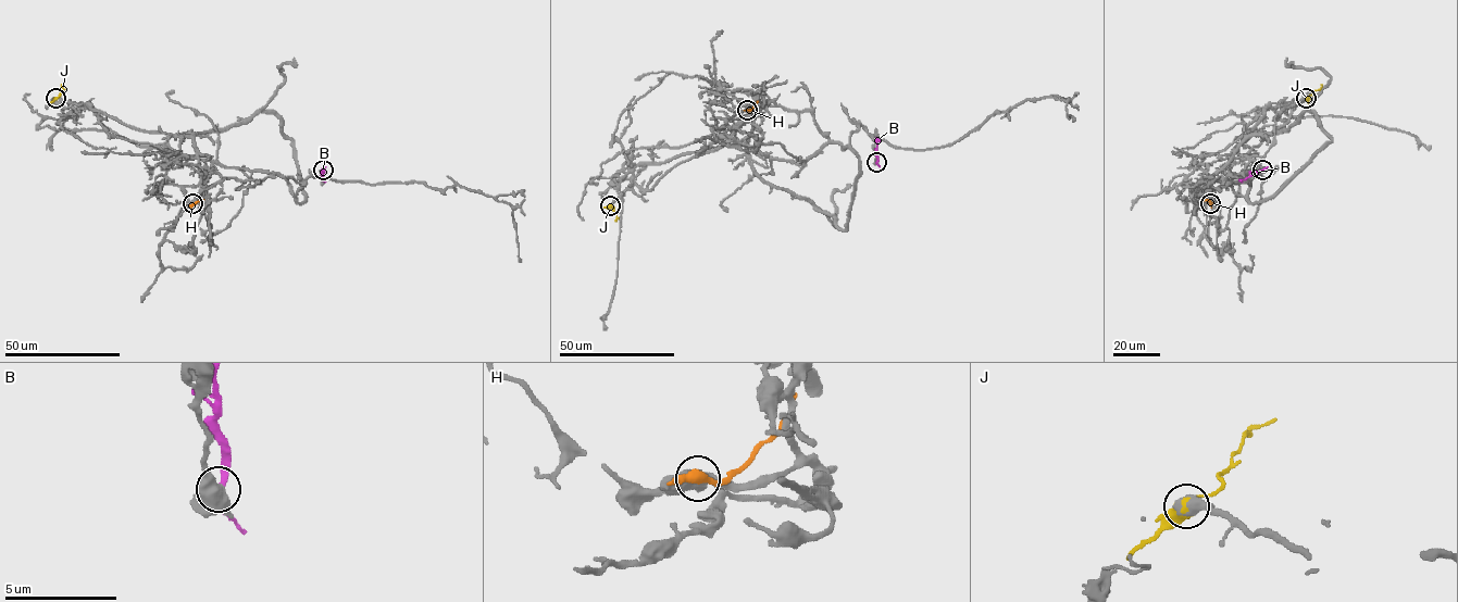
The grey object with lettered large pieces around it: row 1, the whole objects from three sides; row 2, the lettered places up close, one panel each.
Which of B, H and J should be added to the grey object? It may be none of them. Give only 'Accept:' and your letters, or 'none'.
Accept: J

